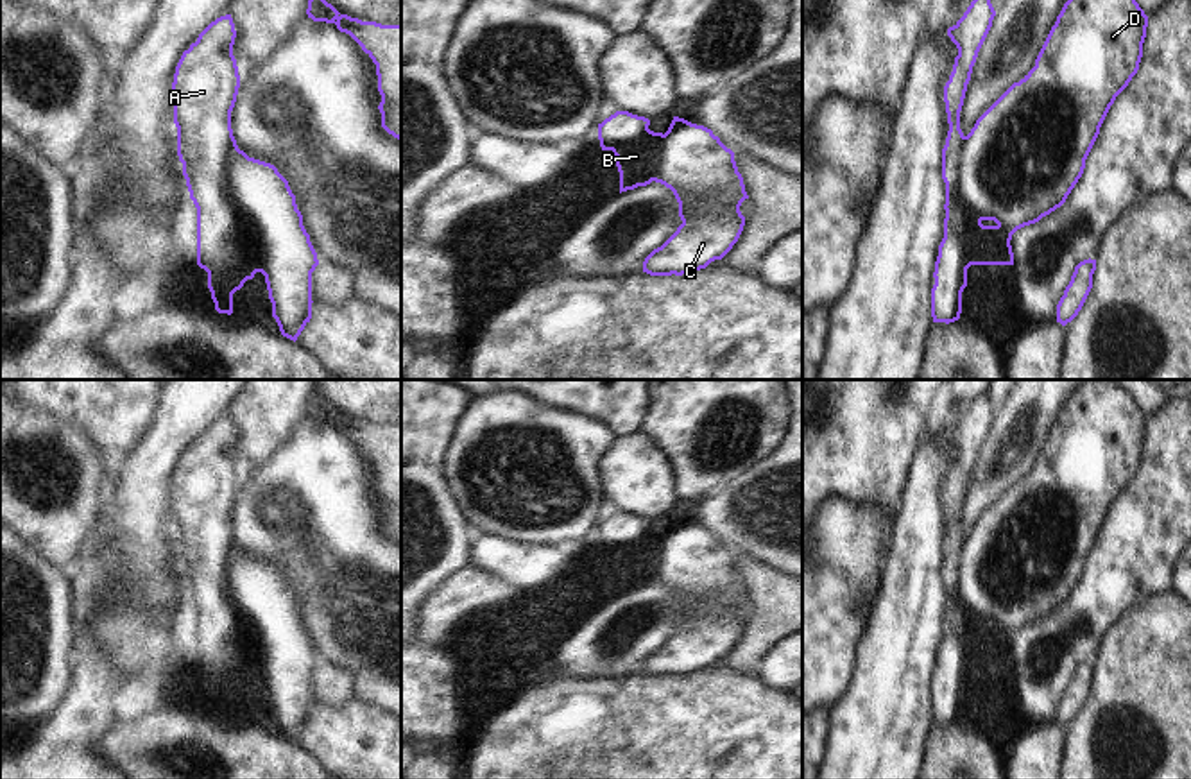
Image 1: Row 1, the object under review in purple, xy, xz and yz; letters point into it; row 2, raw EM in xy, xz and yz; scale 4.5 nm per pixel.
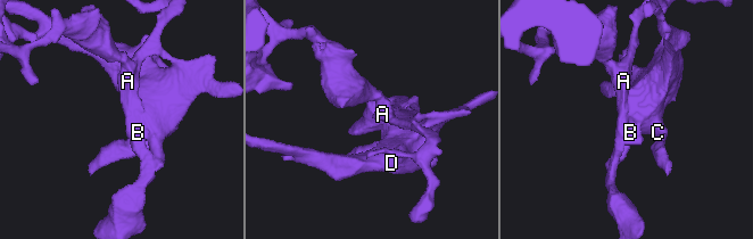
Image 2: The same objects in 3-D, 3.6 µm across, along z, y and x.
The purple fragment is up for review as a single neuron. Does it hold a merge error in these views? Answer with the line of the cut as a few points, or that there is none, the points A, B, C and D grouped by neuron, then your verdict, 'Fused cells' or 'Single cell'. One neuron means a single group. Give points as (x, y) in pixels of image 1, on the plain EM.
Split along xy (237, 547), (228, 579), (239, 620), (230, 683), (235, 692). Groups: A / B C D. Fused cells.

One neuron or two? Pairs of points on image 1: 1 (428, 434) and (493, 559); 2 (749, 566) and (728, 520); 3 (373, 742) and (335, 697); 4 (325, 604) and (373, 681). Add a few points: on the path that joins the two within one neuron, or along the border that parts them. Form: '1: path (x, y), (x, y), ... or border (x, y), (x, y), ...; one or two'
1: border (477, 534), (471, 561); two
2: border (735, 552), (771, 564), (781, 573); two
3: border (353, 697), (341, 708), (314, 704); two
4: path (344, 624), (373, 652), (373, 661); one

